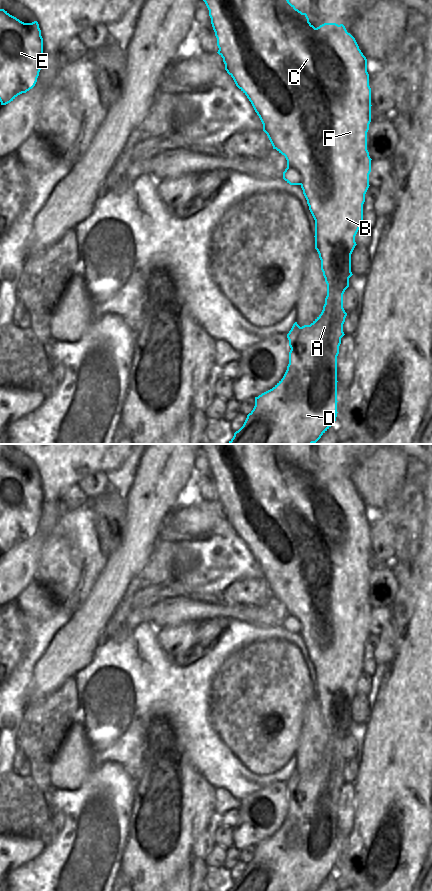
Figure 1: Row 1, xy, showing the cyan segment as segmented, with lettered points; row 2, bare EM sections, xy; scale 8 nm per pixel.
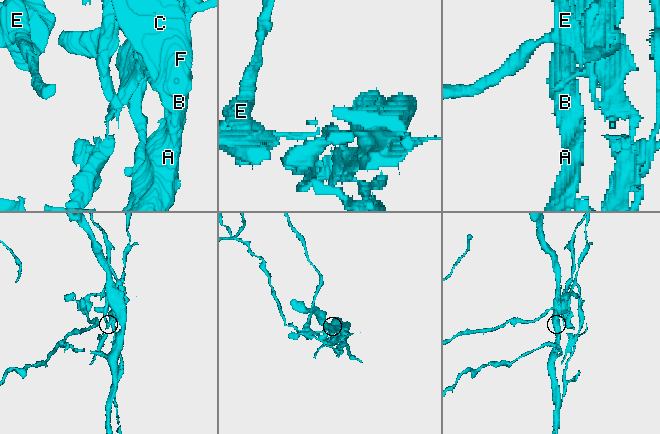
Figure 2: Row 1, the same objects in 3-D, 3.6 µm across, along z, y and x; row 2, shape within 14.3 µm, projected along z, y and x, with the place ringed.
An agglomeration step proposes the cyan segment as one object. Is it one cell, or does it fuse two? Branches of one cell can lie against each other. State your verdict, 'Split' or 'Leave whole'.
Split.

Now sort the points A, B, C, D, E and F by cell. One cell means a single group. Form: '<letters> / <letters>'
A B C D F / E

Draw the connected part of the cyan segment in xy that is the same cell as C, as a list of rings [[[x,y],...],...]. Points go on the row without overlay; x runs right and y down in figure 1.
[[[201,444],[205,450],[211,472],[217,486],[218,502],[223,506],[225,518],[233,526],[236,534],[247,544],[259,564],[263,579],[267,582],[273,597],[285,604],[287,615],[296,617],[302,624],[301,636],[307,648],[309,658],[315,668],[315,697],[321,708],[321,718],[327,732],[327,744],[321,762],[310,772],[300,775],[295,770],[287,782],[289,794],[289,812],[283,826],[270,838],[255,845],[255,854],[247,863],[243,874],[234,881],[229,891],[316,891],[335,871],[337,865],[337,804],[341,786],[345,783],[343,772],[347,761],[343,756],[343,742],[349,735],[351,720],[351,702],[357,693],[355,684],[363,673],[363,652],[369,636],[371,606],[367,598],[367,580],[371,570],[371,536],[367,520],[367,507],[359,497],[355,486],[347,480],[343,472],[324,471],[315,476],[306,461],[292,453],[285,444]]]

